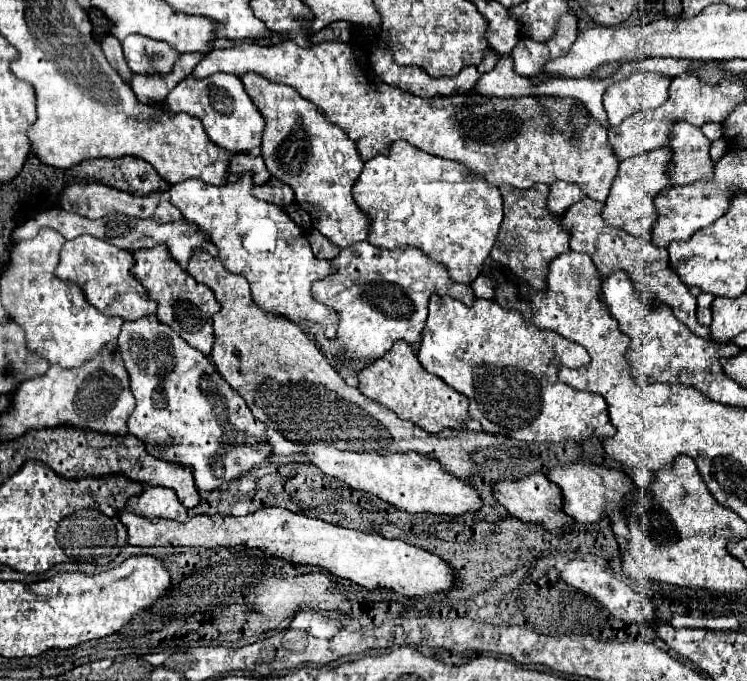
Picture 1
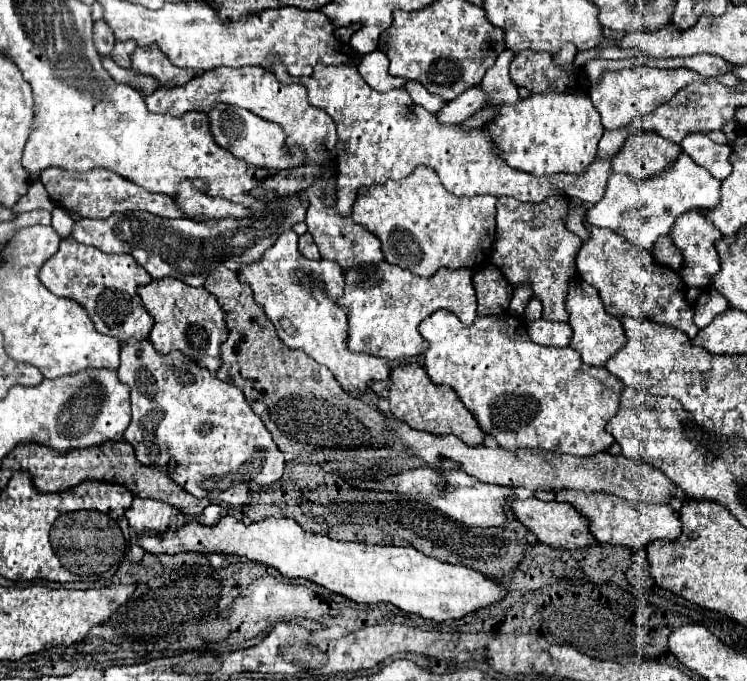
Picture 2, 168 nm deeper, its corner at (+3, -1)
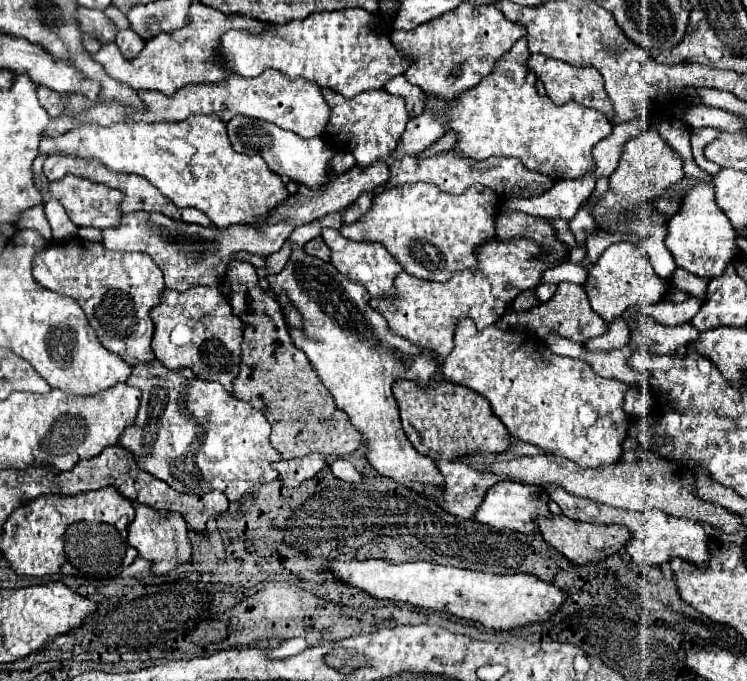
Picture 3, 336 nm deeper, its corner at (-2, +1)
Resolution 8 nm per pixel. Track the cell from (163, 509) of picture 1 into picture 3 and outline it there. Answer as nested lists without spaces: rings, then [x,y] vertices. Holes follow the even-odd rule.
[[[136,505],[136,517],[128,525],[128,543],[138,549],[140,557],[150,559],[154,563],[152,571],[156,575],[164,575],[164,573],[170,573],[172,569],[176,569],[178,563],[190,561],[192,549],[190,549],[186,531],[188,531],[188,525],[180,513],[172,513],[172,511],[164,513],[164,511],[152,509],[148,505]]]

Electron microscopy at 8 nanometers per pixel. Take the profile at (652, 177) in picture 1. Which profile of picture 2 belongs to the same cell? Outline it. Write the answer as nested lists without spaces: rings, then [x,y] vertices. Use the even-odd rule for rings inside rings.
[[[681,153],[681,157],[671,165],[671,169],[663,171],[651,181],[647,179],[643,183],[637,183],[627,175],[613,173],[609,177],[605,197],[597,205],[589,207],[587,223],[593,227],[611,229],[613,233],[625,237],[629,243],[651,253],[657,239],[669,233],[673,221],[681,213],[695,207],[713,209],[719,205],[719,199],[721,199],[721,181],[715,179],[701,165],[693,163],[689,155]]]

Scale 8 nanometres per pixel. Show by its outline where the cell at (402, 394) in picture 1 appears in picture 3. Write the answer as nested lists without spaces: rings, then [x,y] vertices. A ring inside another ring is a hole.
[[[398,379],[392,391],[410,443],[418,453],[428,455],[434,461],[452,461],[454,457],[470,453],[502,453],[510,443],[504,423],[494,417],[486,399],[466,387],[448,381],[430,381],[426,387],[422,387],[416,381]]]

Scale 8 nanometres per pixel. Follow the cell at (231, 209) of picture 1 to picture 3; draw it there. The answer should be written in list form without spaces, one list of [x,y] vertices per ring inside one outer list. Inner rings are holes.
[[[292,245],[284,269],[278,275],[268,275],[268,283],[274,295],[280,297],[284,291],[300,313],[302,327],[290,327],[290,337],[294,345],[306,353],[336,405],[344,409],[354,427],[366,435],[366,459],[370,465],[380,471],[380,475],[392,477],[418,493],[422,485],[442,485],[436,463],[410,445],[390,389],[396,379],[412,379],[422,385],[432,381],[438,369],[434,355],[410,347],[410,343],[398,339],[398,335],[390,335],[390,331],[386,331],[386,319],[368,307],[366,299],[370,299],[370,295],[360,283],[346,279],[332,265],[308,255],[298,245]]]

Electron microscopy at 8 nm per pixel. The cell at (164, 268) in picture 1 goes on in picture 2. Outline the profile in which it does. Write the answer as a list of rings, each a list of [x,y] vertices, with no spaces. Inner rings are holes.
[[[177,279],[151,281],[149,285],[139,287],[139,297],[147,313],[155,319],[149,341],[157,353],[167,355],[171,351],[181,351],[189,355],[199,367],[217,371],[221,367],[221,343],[227,339],[229,329],[225,325],[225,311],[217,299],[203,287],[191,287]]]

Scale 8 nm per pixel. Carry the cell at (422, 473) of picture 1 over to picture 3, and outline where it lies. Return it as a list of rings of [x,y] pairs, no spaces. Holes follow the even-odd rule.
[[[498,481],[496,485],[492,485],[484,497],[482,497],[482,505],[478,505],[474,519],[480,523],[486,523],[490,527],[496,529],[512,529],[518,533],[534,533],[536,531],[536,515],[550,515],[548,511],[548,495],[542,487],[534,487],[534,485],[518,485],[512,481]]]

